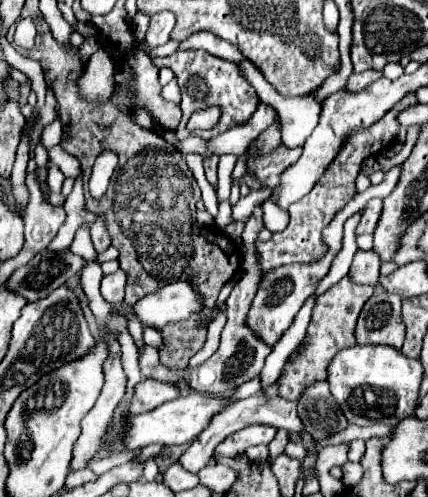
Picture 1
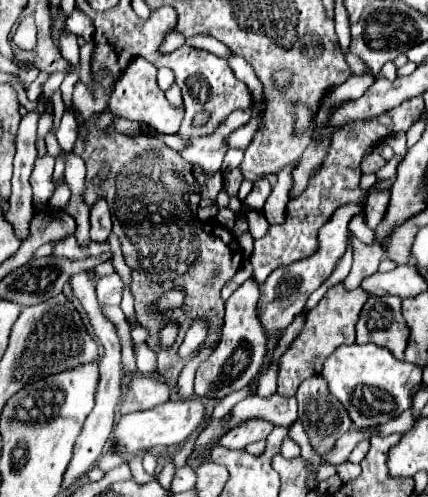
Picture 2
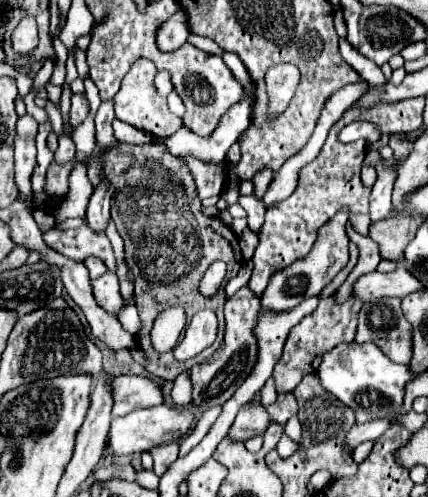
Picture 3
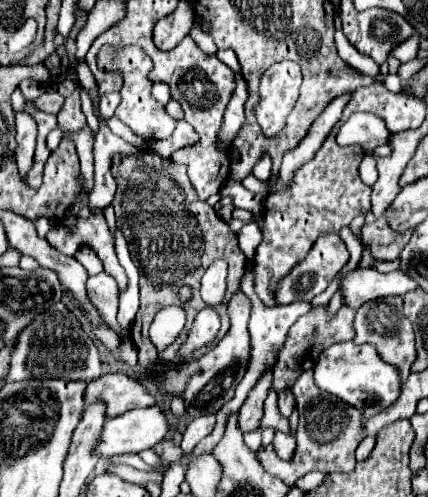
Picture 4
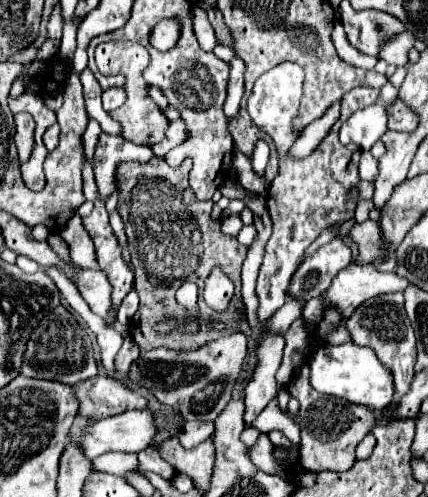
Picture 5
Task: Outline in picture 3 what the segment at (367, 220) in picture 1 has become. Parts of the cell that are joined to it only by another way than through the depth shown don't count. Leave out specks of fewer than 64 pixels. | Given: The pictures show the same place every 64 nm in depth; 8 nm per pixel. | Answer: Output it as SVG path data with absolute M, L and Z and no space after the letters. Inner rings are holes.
M386 162L378 164L376 172L378 172L378 180L372 186L370 212L368 212L372 224L390 216L390 208L392 208L390 196L392 196L392 186L394 186L394 178L396 178L396 170Z

